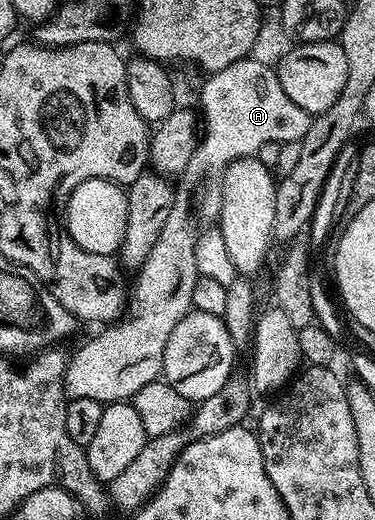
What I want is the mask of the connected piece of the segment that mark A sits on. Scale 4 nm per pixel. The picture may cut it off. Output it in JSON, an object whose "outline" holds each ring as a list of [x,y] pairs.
{"outline":[[[245,58],[234,62],[230,66],[226,66],[226,70],[218,70],[211,73],[207,77],[208,80],[200,88],[200,108],[198,107],[199,115],[202,117],[202,135],[199,137],[194,154],[190,158],[190,162],[186,166],[186,170],[180,173],[178,179],[174,184],[174,191],[172,193],[172,209],[170,210],[170,218],[166,218],[166,226],[162,226],[162,234],[158,234],[158,242],[154,242],[154,250],[150,250],[150,258],[146,258],[146,262],[138,270],[140,276],[136,280],[136,285],[131,285],[130,299],[126,304],[126,315],[123,318],[117,319],[115,322],[109,323],[105,332],[97,334],[93,340],[88,340],[80,349],[77,350],[73,356],[72,361],[67,361],[66,369],[64,372],[64,386],[67,395],[73,400],[78,398],[94,398],[99,404],[110,405],[117,402],[131,401],[138,394],[138,390],[142,390],[142,386],[146,386],[150,382],[161,379],[163,373],[163,355],[166,349],[166,342],[170,339],[170,334],[173,333],[175,326],[178,322],[183,320],[192,308],[192,295],[194,294],[194,286],[198,279],[198,273],[196,271],[196,251],[198,250],[198,244],[200,237],[206,232],[209,227],[208,223],[215,221],[220,215],[222,210],[222,186],[224,185],[224,179],[226,178],[226,170],[236,160],[241,160],[247,156],[255,156],[258,149],[262,147],[266,142],[274,142],[279,140],[285,142],[288,140],[301,140],[306,134],[306,130],[312,124],[313,117],[308,115],[306,110],[302,110],[298,106],[294,106],[294,102],[290,102],[290,98],[286,98],[286,90],[282,90],[282,82],[278,82],[278,74],[275,67],[270,65],[262,65],[260,62],[256,62],[251,58]]]}

